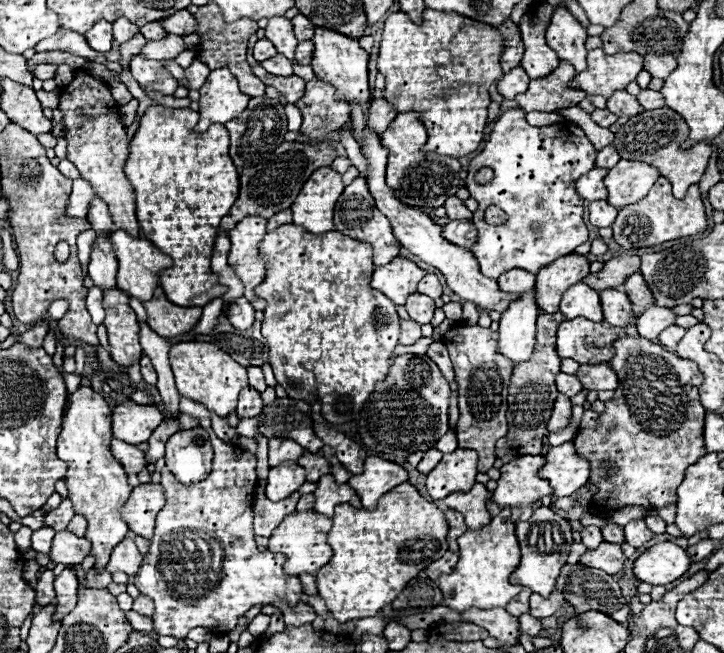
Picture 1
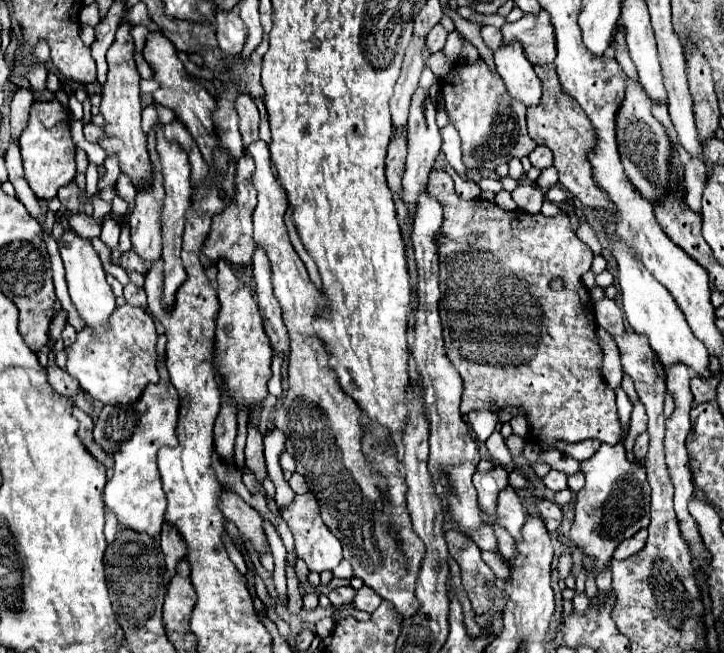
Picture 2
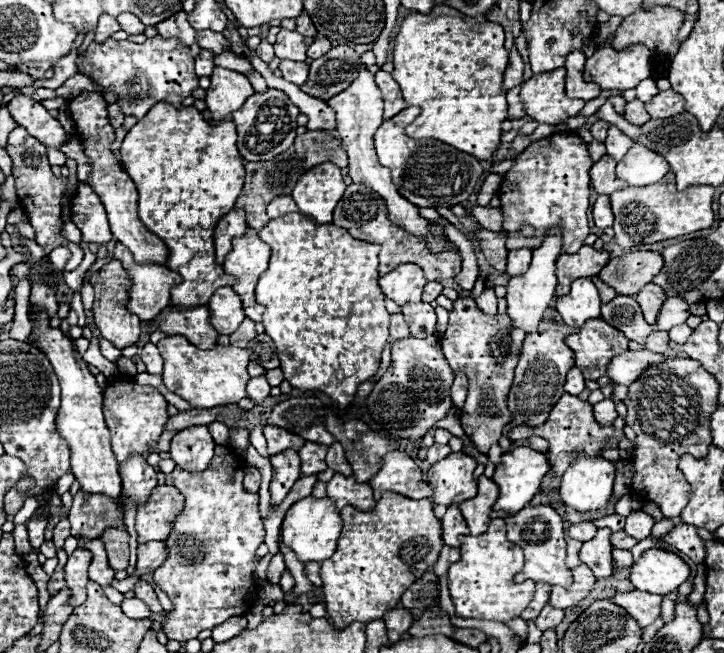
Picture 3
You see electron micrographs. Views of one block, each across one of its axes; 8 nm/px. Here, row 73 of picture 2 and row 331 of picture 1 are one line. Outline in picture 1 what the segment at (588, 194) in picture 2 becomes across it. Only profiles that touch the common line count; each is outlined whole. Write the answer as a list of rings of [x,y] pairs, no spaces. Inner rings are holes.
[[[540,314],[536,322],[536,348],[528,362],[516,364],[512,372],[512,380],[508,386],[508,434],[496,442],[496,458],[504,464],[510,462],[514,456],[524,454],[540,454],[542,452],[542,438],[548,434],[546,424],[552,414],[554,400],[558,390],[554,386],[554,378],[560,372],[560,356],[556,354],[556,330],[566,318],[556,314]]]

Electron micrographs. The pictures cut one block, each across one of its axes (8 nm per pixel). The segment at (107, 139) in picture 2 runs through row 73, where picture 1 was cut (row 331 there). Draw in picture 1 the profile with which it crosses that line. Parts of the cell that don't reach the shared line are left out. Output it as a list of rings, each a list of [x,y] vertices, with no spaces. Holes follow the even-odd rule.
[[[104,290],[104,310],[110,340],[110,356],[118,366],[134,366],[142,358],[138,344],[138,320],[134,310],[128,306],[128,294],[122,290]]]

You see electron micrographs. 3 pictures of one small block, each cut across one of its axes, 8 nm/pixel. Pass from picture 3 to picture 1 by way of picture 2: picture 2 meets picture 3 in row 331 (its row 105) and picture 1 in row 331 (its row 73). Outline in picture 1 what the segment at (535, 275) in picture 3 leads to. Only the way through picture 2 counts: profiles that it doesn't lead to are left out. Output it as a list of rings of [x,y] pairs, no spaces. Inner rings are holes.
[[[534,290],[526,292],[518,298],[518,302],[510,302],[508,310],[502,314],[500,328],[498,328],[498,352],[506,358],[510,358],[514,364],[526,362],[534,352],[534,334],[536,334],[536,318],[538,318],[538,306],[534,302]]]

